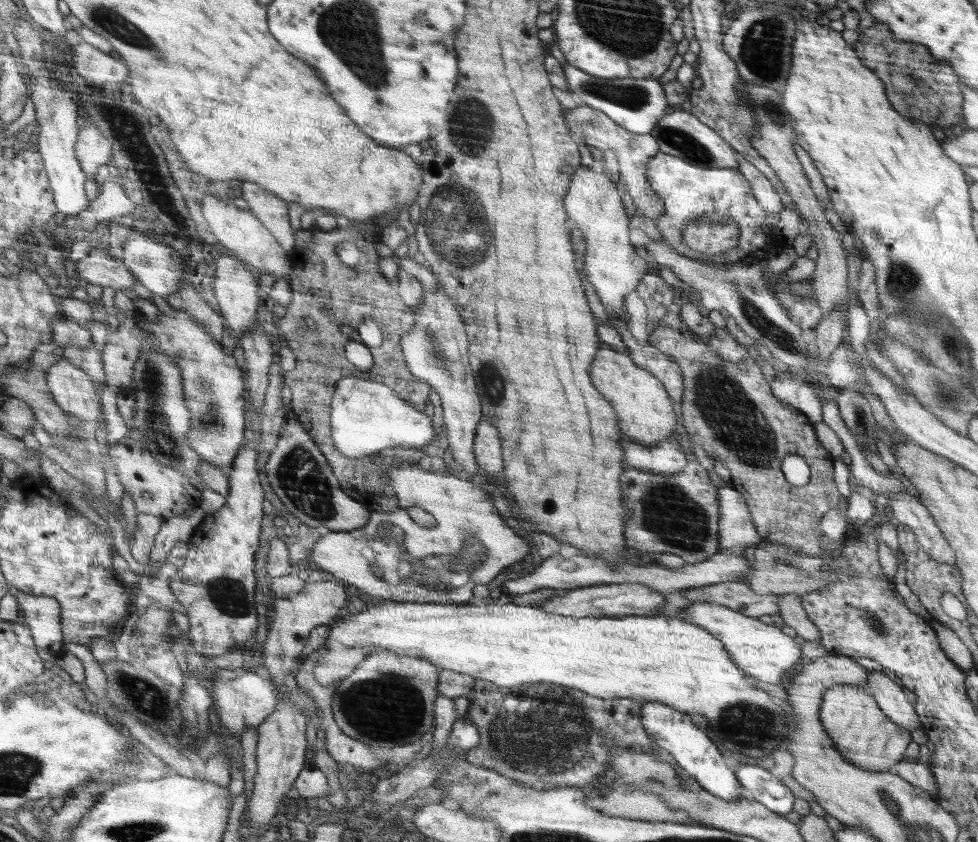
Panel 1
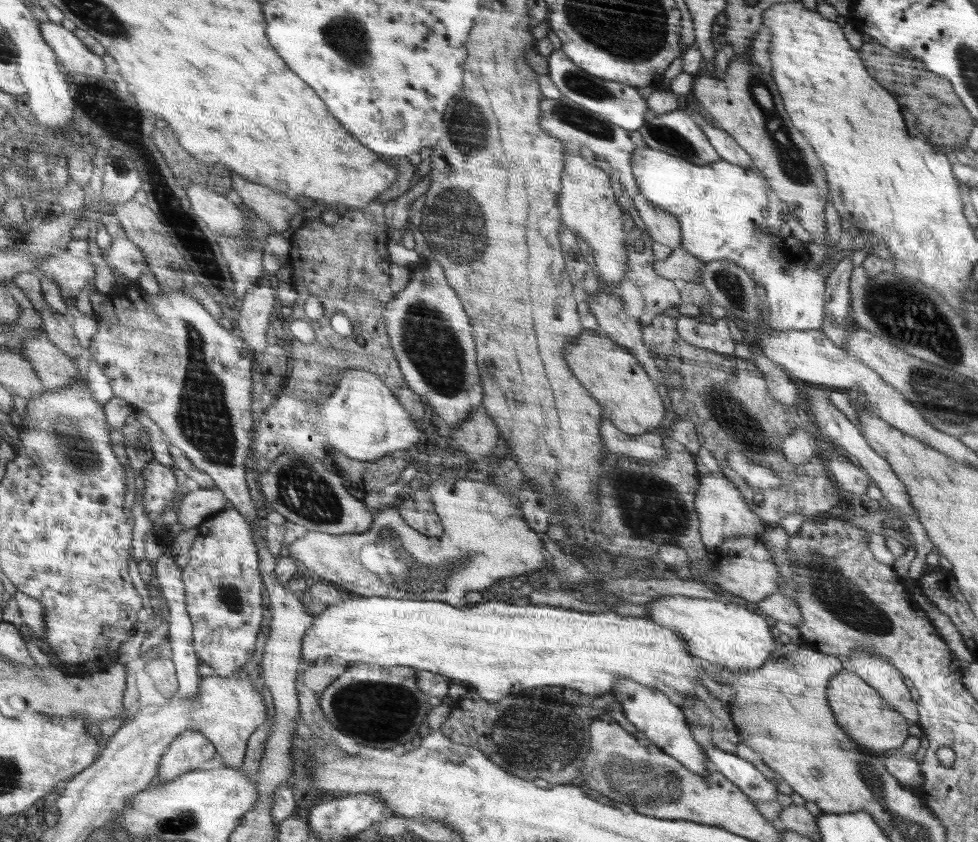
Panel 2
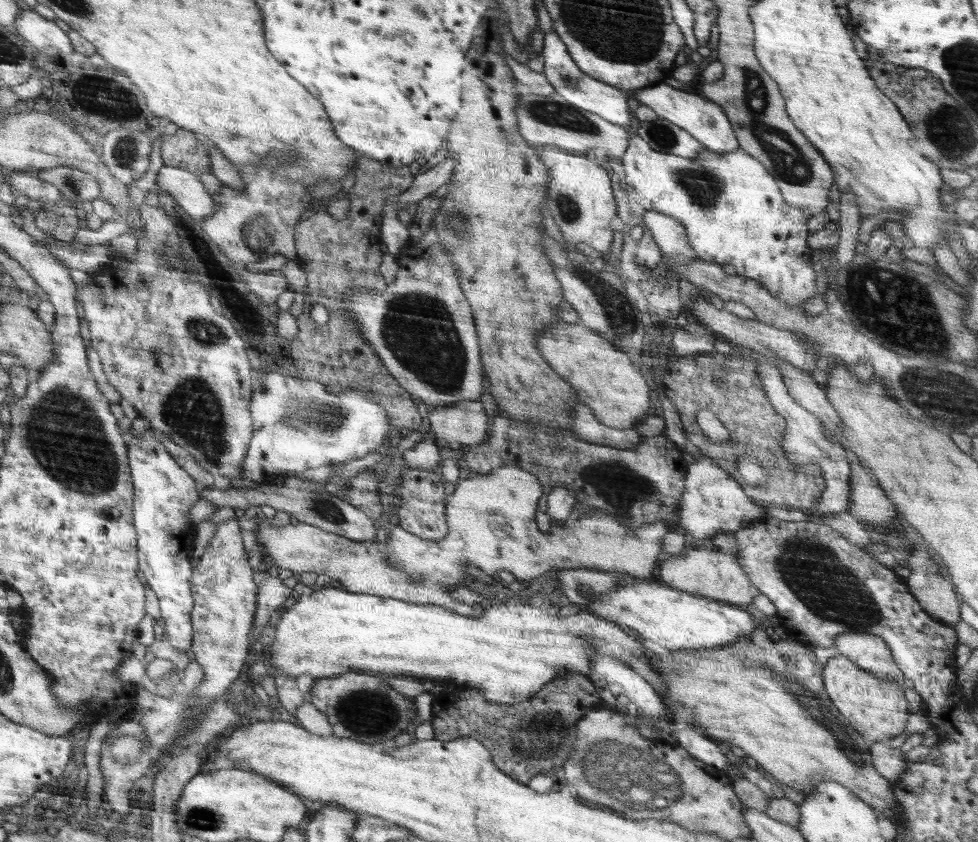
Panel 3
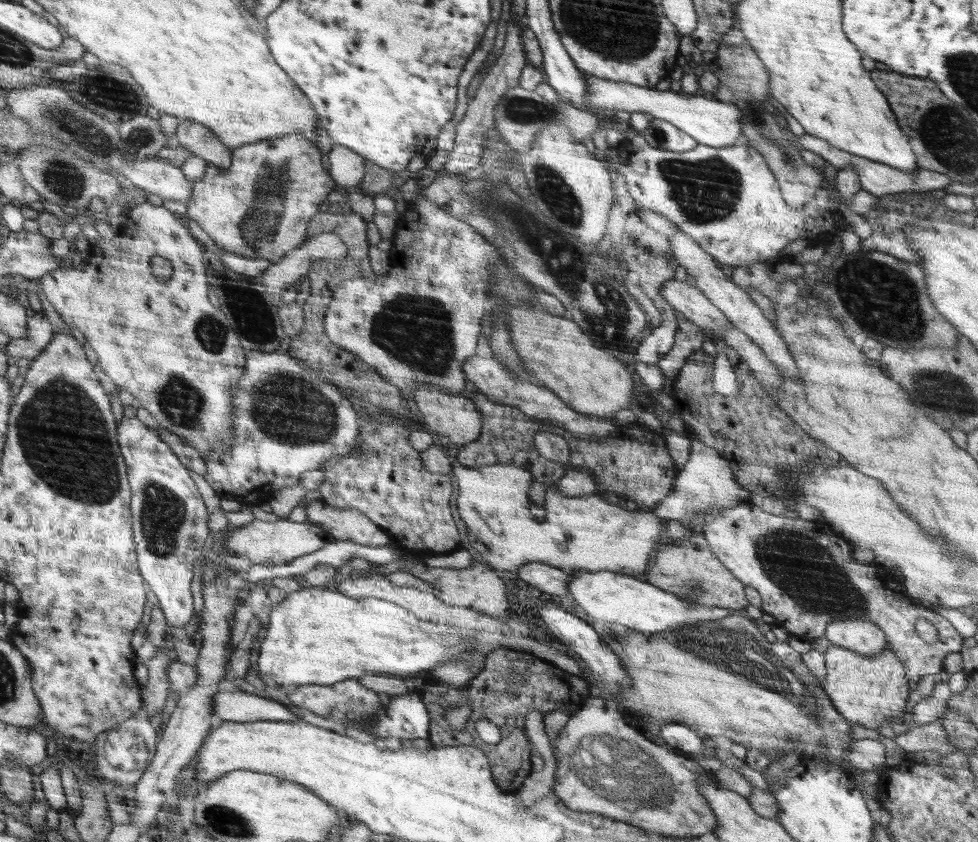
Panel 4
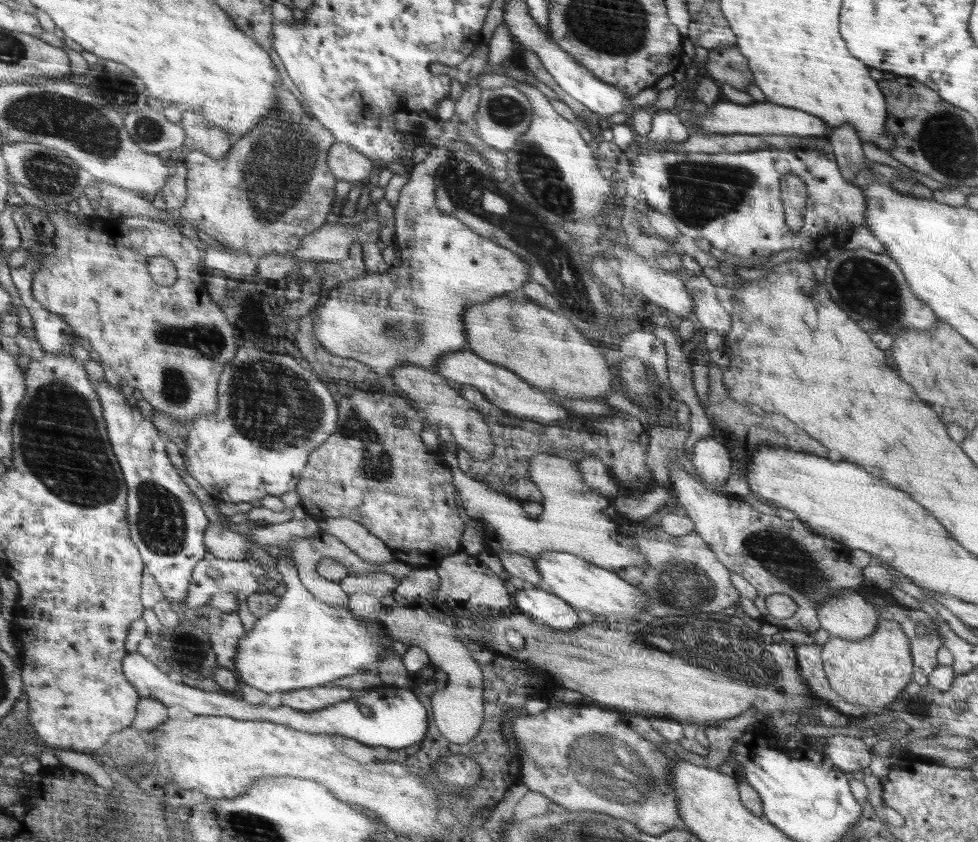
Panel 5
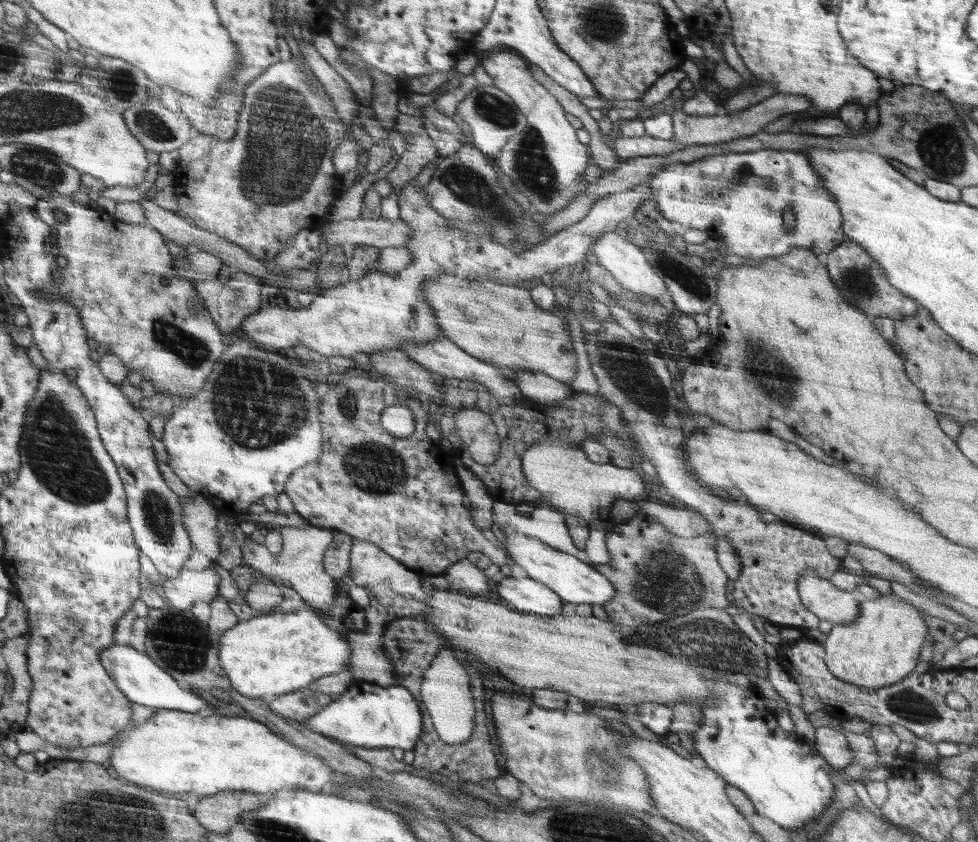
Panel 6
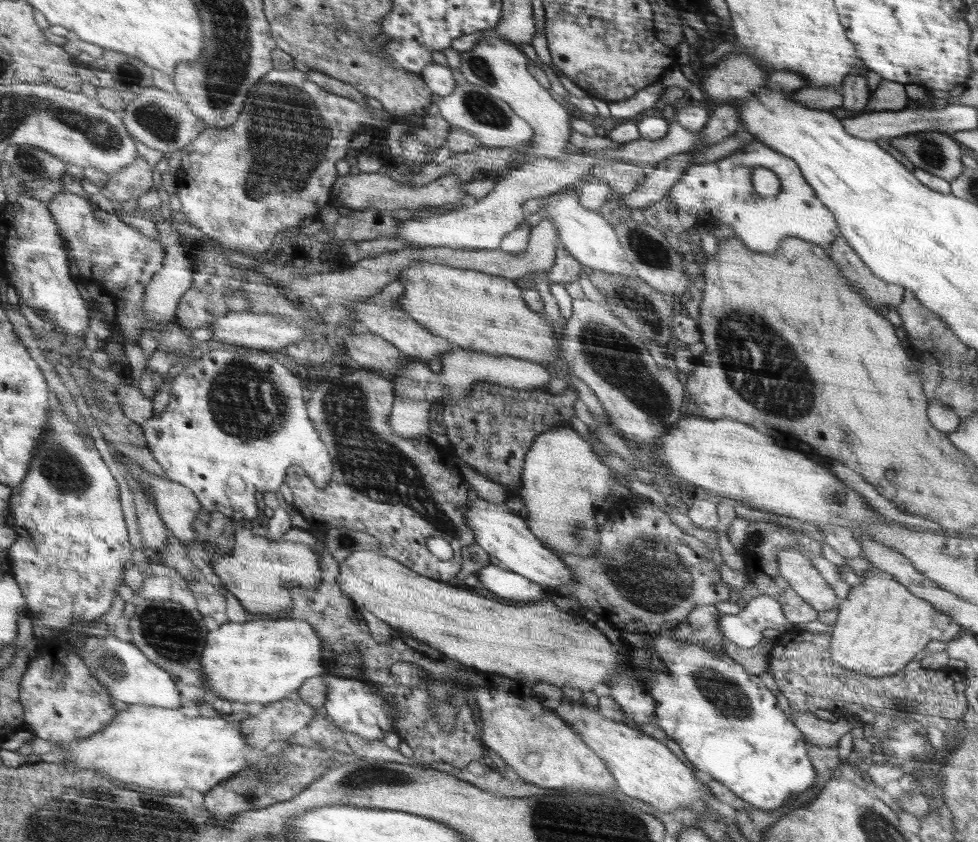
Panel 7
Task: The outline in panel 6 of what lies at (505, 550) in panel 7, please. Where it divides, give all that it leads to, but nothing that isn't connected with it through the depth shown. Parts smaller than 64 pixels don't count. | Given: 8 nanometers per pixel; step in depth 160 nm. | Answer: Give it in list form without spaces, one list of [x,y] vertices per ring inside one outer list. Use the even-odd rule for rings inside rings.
[[[504,529],[503,533],[505,534],[505,549],[513,564],[518,564],[529,578],[545,584],[564,601],[602,606],[614,598],[615,587],[596,570],[594,565],[576,558],[575,555],[556,550],[553,546],[548,546],[548,543],[529,537],[520,531]]]

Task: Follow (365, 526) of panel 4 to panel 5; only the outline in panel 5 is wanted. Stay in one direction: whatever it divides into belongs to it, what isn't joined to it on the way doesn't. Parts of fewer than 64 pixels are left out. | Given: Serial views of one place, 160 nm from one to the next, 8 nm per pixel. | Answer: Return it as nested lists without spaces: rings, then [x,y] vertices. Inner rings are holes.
[[[327,518],[316,519],[319,530],[335,536],[343,542],[350,550],[356,553],[364,562],[370,564],[383,564],[393,562],[394,553],[383,540],[376,538],[363,523],[356,522],[350,518]]]

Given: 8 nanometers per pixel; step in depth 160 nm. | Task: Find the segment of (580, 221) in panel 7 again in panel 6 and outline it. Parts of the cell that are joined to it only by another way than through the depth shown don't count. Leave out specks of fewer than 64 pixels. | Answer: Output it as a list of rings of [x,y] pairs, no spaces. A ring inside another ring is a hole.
[[[623,230],[602,233],[593,242],[588,254],[588,261],[598,262],[606,270],[609,270],[620,286],[627,288],[630,292],[646,294],[659,299],[668,290],[664,285],[664,280],[653,271],[653,268],[645,260],[646,257],[641,252],[641,249],[626,240]]]

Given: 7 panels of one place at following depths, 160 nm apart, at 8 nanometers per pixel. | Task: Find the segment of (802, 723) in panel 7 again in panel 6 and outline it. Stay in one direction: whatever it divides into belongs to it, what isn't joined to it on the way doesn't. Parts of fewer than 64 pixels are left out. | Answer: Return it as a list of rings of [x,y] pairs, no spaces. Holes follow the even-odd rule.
[[[818,727],[815,730],[815,748],[822,758],[826,759],[828,765],[843,769],[852,762],[851,753],[847,738],[840,732],[830,727]]]

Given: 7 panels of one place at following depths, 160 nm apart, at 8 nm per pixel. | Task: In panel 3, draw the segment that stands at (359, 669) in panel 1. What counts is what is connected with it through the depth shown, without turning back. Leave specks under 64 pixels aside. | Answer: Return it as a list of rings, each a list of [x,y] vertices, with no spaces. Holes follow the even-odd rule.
[[[347,672],[340,678],[322,678],[317,679],[312,684],[309,694],[309,702],[314,705],[322,714],[326,715],[328,722],[332,725],[333,734],[340,738],[351,738],[352,740],[372,743],[384,742],[386,736],[388,740],[396,738],[406,730],[410,720],[414,718],[414,700],[410,702],[408,697],[400,694],[399,691],[392,688],[386,681],[386,676],[375,676],[372,674]]]

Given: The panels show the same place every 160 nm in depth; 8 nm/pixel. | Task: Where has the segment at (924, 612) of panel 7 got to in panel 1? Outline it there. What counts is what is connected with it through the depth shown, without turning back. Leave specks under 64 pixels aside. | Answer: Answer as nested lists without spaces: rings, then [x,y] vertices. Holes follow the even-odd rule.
[[[849,684],[831,686],[824,694],[821,707],[823,726],[828,726],[827,734],[836,738],[836,748],[840,754],[856,767],[868,772],[888,772],[902,758],[906,746],[911,744],[910,732],[892,722],[883,713],[875,697],[862,687]]]

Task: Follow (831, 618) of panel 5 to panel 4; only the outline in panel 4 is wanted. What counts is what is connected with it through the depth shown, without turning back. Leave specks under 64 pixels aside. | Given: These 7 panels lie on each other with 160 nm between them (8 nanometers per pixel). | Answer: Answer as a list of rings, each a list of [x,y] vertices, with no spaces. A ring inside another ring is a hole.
[[[843,618],[832,621],[824,634],[830,644],[856,651],[865,657],[888,648],[887,637],[876,623],[863,618]]]

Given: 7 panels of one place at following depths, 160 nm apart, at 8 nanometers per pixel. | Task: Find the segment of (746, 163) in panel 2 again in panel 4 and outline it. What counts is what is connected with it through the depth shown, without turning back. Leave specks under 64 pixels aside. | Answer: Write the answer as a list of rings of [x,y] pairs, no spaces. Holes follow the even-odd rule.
[[[581,71],[588,87],[585,96],[586,108],[593,111],[598,109],[615,109],[626,112],[650,113],[653,117],[671,122],[686,131],[696,142],[716,148],[732,146],[741,141],[743,124],[741,110],[732,103],[705,98],[703,94],[686,95],[674,93],[670,90],[659,92],[628,82],[612,82]]]

